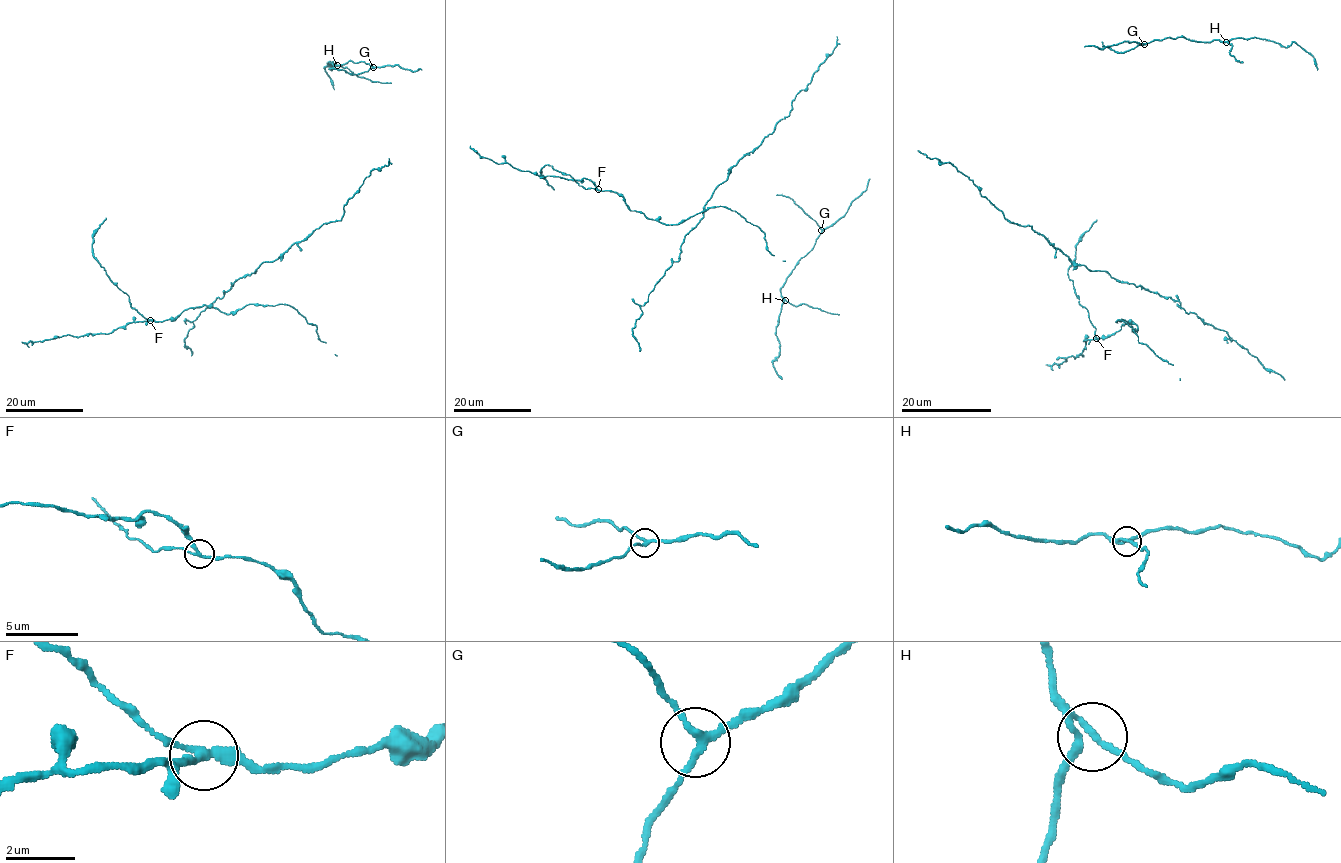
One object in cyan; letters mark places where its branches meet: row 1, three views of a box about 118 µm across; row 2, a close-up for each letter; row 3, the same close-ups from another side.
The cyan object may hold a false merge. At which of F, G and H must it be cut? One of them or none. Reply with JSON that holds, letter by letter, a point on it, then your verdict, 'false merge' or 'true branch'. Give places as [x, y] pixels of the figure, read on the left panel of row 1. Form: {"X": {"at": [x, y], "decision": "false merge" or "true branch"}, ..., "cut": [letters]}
{"F": {"at": [150, 320], "decision": "false merge"}, "G": {"at": [373, 67], "decision": "true branch"}, "H": {"at": [337, 65], "decision": "true branch"}, "cut": ["F"]}

